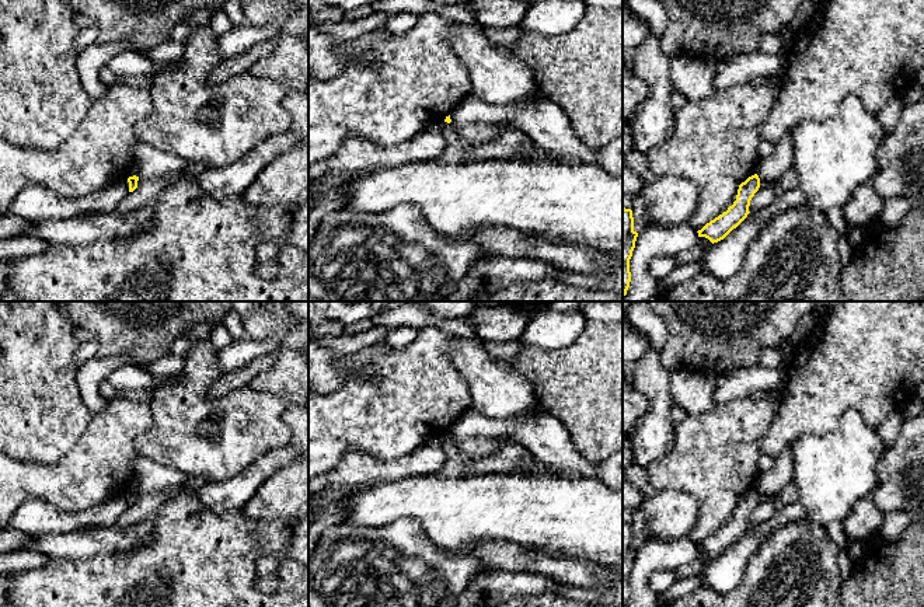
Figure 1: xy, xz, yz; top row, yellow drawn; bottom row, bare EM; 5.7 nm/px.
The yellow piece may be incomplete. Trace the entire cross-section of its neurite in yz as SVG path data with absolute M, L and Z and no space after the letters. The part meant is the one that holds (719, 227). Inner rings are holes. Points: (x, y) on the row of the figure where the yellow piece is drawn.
M757 174L749 177L739 185L736 200L726 212L707 223L698 230L698 237L708 238L712 244L723 240L733 229L736 229L750 213L749 206L754 193L760 188Z

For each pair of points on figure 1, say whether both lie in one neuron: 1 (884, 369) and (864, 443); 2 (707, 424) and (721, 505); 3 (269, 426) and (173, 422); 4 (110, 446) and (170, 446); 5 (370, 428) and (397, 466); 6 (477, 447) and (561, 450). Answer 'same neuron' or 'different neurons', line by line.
1: different neurons
2: same neuron
3: same neuron
4: different neurons
5: different neurons
6: different neurons

